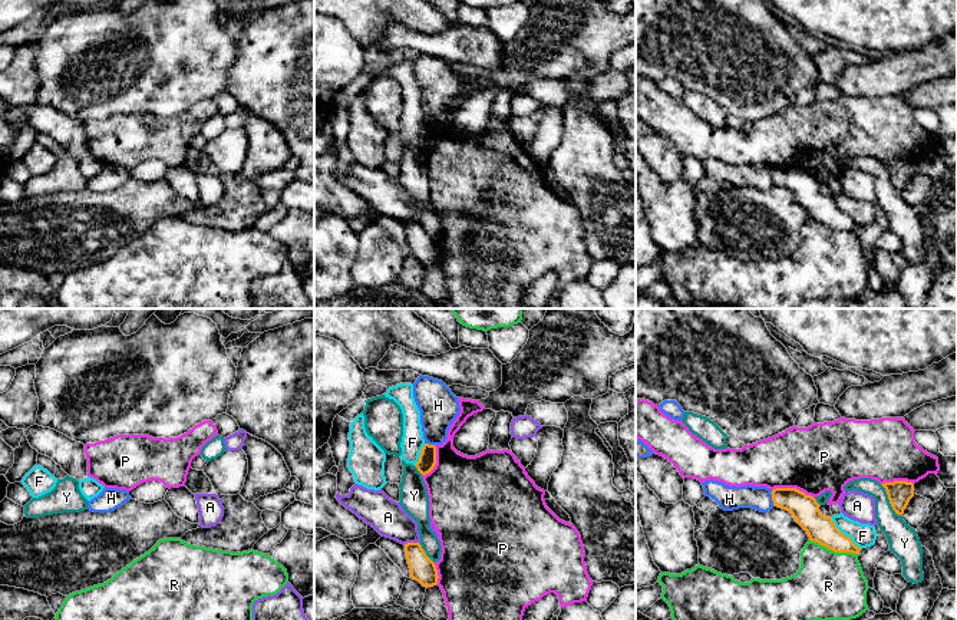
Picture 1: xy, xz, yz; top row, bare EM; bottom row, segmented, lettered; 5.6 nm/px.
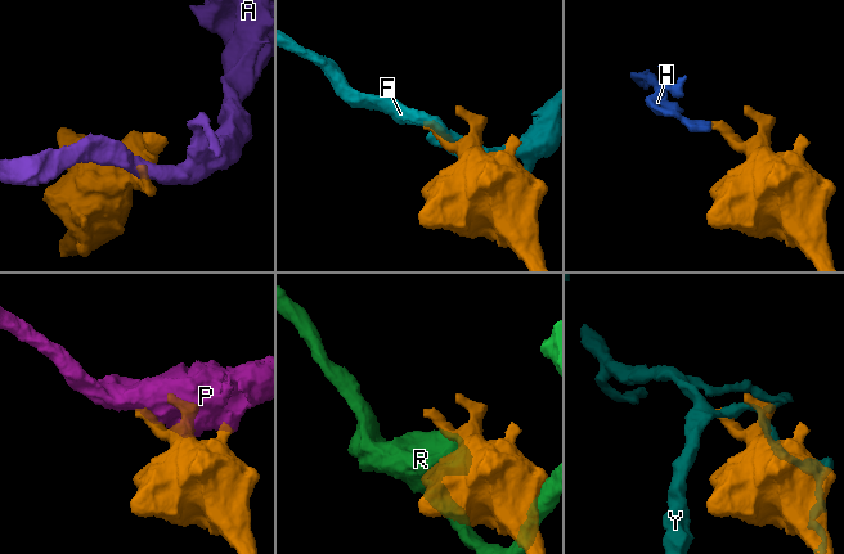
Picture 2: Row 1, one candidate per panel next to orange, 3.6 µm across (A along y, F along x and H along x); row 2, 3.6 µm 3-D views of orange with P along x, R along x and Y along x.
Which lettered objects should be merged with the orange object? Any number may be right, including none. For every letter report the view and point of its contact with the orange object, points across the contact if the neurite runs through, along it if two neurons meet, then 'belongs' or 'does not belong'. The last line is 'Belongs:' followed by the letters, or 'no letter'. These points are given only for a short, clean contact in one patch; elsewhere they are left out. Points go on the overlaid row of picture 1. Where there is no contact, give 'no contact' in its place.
A: xz (411, 543) | along xz (419, 543), (403, 544) | does not belong
F: yz (842, 534) | does not belong
H: yz (772, 498) | along yz (771, 490), (771, 498), (775, 505) | does not belong
P: yz (794, 488) | does not belong
R: yz (834, 550) | does not belong
Y: yz (890, 501) | does not belong
Belongs: no letter

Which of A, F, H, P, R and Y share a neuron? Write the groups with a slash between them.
A / F / H / P / R / Y

